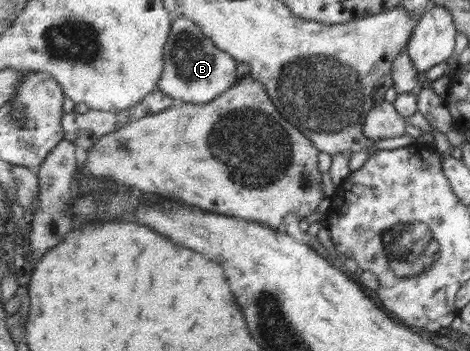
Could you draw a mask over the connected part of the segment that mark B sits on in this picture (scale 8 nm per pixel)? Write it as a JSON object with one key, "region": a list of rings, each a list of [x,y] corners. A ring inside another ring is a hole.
{"region":[[[174,17],[171,38],[166,47],[165,72],[158,82],[159,90],[178,102],[203,104],[217,99],[223,92],[229,90],[233,82],[237,82],[235,81],[234,58],[229,53],[223,52],[222,48],[215,46],[213,40],[195,22],[191,22],[191,19]]]}

